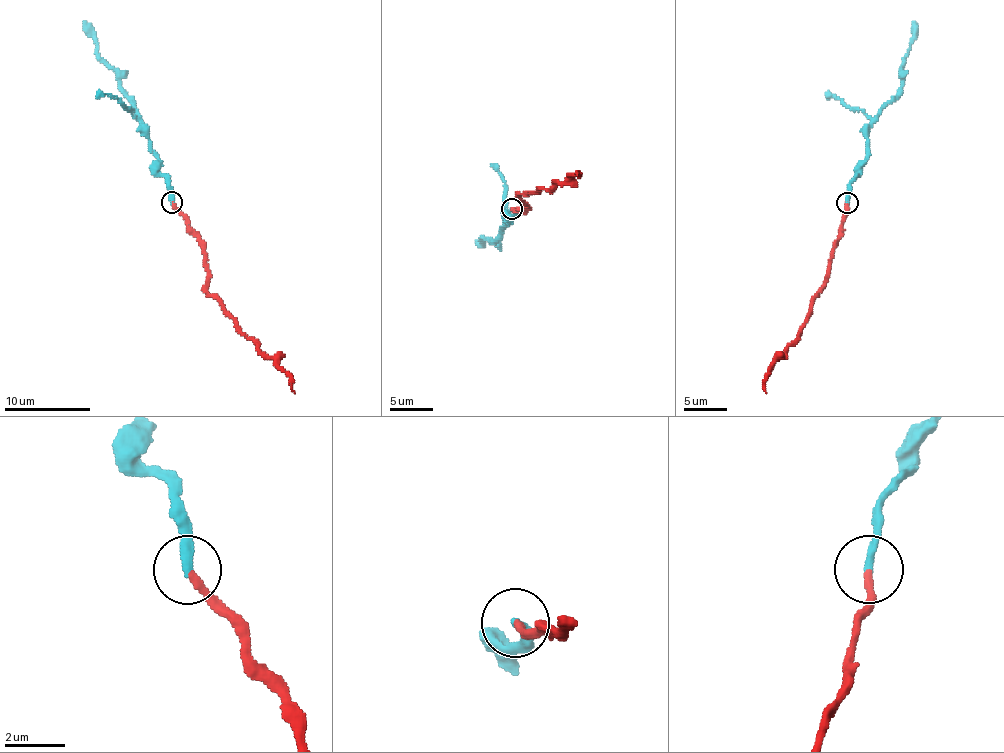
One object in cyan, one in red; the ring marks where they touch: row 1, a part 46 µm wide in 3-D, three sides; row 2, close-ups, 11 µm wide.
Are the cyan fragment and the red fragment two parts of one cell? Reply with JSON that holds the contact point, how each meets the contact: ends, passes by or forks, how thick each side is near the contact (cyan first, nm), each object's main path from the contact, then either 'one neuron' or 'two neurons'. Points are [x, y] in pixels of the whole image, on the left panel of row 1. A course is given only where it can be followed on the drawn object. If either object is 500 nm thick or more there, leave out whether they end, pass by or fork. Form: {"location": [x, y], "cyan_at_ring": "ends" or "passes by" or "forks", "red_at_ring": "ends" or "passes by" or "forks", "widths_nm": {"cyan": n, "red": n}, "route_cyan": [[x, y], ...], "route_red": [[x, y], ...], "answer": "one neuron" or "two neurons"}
{"location": [171, 202], "cyan_at_ring": "ends", "red_at_ring": "ends", "widths_nm": {"cyan": 280, "red": 240}, "route_cyan": [[171, 202], [169, 184], [158, 169], [148, 129], [122, 88], [120, 77], [100, 58], [95, 32], [83, 21]], "route_red": [[173, 202], [200, 243], [208, 292], [259, 348], [275, 359], [290, 378], [295, 393]], "answer": "one neuron"}

